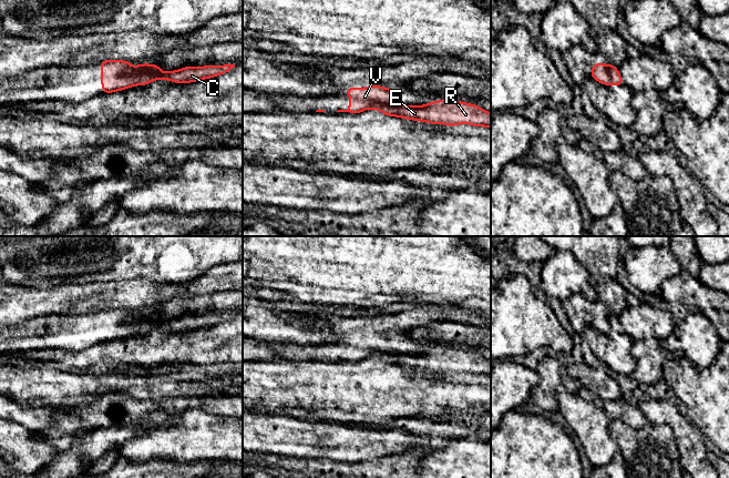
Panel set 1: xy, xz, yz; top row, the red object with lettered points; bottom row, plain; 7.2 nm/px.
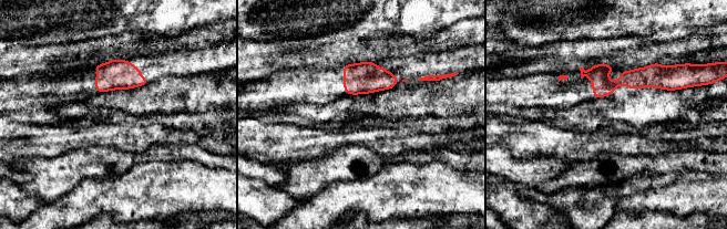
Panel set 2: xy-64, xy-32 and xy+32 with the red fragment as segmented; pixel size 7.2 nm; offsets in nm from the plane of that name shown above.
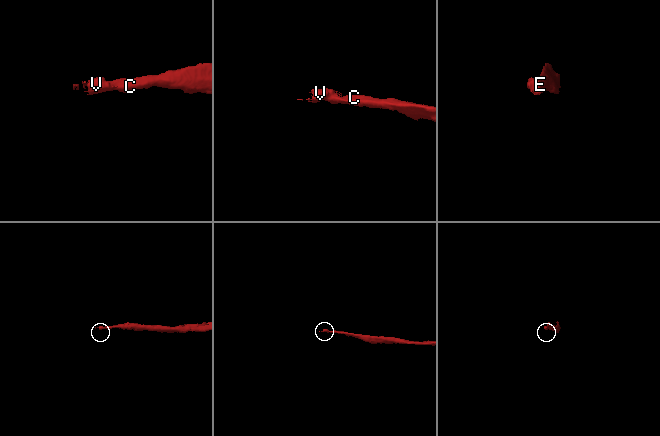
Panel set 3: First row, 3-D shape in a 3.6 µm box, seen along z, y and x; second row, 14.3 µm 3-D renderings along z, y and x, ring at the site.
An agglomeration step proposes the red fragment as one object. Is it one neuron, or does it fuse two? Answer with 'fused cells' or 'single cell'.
fused cells

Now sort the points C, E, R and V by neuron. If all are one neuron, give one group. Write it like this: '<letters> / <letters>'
C E R / V

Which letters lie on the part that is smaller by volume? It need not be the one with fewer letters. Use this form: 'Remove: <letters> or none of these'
Remove: V

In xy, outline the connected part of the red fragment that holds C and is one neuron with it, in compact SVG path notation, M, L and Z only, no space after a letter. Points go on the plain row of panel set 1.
M143 312L131 316L132 322L146 322L154 328L170 328L175 332L189 332L204 327L211 327L229 321L235 313L184 315L179 318L162 321L158 313Z

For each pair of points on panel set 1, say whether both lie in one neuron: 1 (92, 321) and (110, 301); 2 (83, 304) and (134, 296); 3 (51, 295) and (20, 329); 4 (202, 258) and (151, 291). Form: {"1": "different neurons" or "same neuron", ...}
{"1": "different neurons", "2": "same neuron", "3": "different neurons", "4": "different neurons"}

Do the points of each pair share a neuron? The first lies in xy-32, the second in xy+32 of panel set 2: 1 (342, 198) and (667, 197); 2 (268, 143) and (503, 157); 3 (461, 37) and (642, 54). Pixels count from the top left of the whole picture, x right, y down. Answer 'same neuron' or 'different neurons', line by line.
1: same neuron
2: different neurons
3: same neuron

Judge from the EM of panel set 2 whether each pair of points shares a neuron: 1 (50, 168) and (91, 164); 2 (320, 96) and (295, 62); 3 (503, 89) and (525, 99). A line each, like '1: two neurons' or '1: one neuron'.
1: one neuron
2: two neurons
3: one neuron

